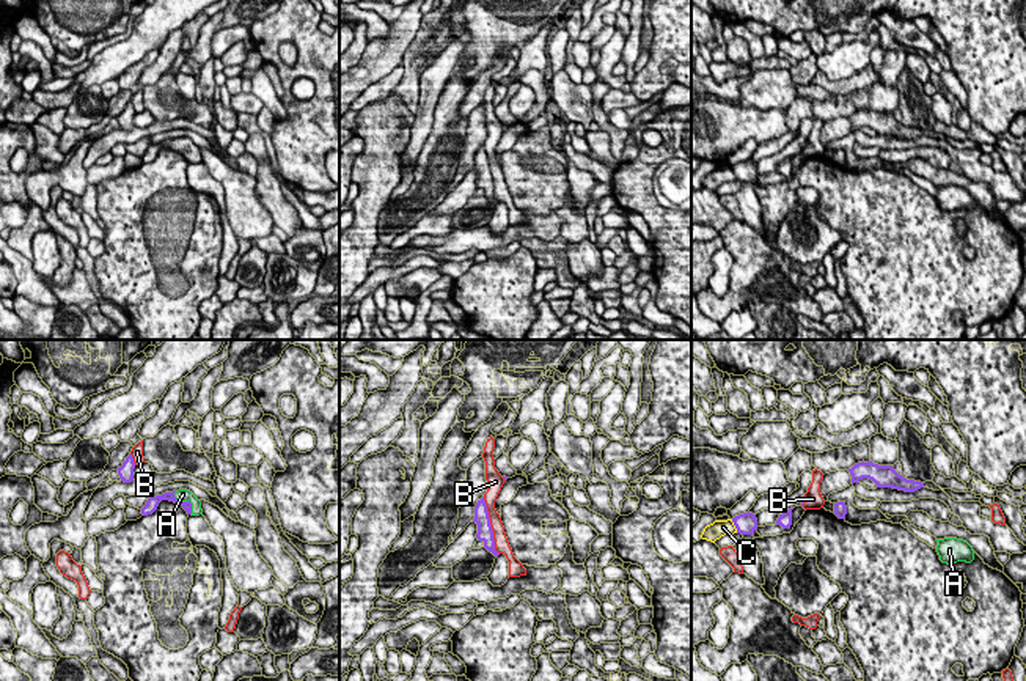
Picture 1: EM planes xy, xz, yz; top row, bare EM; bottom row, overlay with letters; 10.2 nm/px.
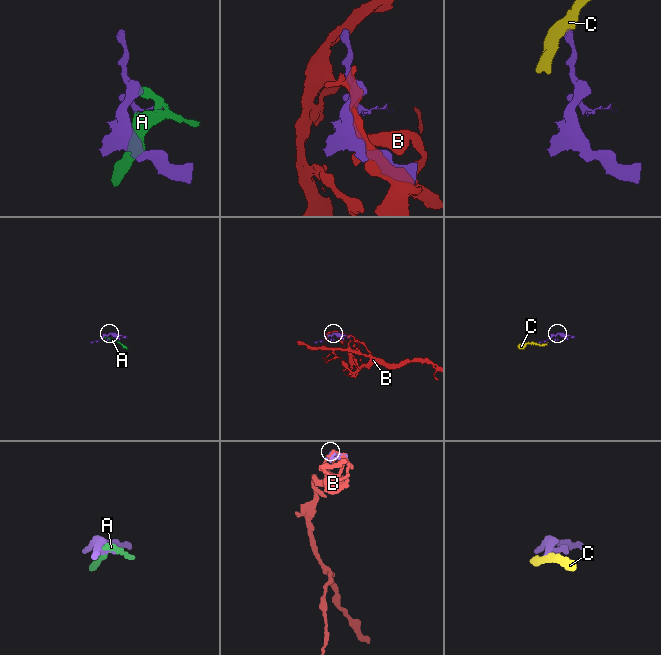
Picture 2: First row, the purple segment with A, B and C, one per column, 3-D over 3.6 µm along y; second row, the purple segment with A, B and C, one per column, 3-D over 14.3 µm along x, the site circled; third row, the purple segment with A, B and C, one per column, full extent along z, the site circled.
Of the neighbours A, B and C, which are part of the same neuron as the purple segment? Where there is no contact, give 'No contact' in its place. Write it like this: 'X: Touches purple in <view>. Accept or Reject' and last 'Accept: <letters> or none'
A: Touches purple in xy. Accept
B: Touches purple in xz. Reject
C: Touches purple in yz. Reject
Accept: A

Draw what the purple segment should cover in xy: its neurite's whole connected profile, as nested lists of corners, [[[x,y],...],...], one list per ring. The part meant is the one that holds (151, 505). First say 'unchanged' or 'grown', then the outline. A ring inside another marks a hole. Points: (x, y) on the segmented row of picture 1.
grown | [[[179,489],[173,492],[165,492],[162,495],[149,497],[146,505],[141,508],[141,514],[143,516],[152,514],[162,500],[170,500],[181,505],[187,511],[187,514],[192,516],[203,514],[201,502],[187,489]]]

